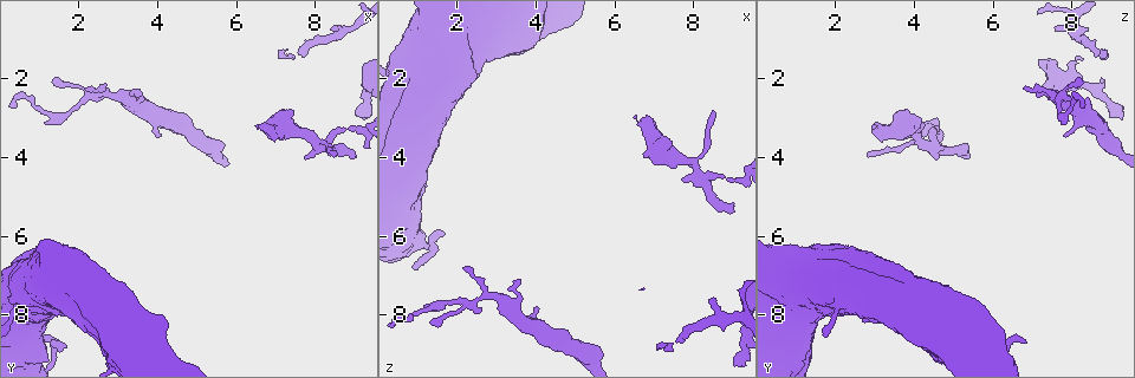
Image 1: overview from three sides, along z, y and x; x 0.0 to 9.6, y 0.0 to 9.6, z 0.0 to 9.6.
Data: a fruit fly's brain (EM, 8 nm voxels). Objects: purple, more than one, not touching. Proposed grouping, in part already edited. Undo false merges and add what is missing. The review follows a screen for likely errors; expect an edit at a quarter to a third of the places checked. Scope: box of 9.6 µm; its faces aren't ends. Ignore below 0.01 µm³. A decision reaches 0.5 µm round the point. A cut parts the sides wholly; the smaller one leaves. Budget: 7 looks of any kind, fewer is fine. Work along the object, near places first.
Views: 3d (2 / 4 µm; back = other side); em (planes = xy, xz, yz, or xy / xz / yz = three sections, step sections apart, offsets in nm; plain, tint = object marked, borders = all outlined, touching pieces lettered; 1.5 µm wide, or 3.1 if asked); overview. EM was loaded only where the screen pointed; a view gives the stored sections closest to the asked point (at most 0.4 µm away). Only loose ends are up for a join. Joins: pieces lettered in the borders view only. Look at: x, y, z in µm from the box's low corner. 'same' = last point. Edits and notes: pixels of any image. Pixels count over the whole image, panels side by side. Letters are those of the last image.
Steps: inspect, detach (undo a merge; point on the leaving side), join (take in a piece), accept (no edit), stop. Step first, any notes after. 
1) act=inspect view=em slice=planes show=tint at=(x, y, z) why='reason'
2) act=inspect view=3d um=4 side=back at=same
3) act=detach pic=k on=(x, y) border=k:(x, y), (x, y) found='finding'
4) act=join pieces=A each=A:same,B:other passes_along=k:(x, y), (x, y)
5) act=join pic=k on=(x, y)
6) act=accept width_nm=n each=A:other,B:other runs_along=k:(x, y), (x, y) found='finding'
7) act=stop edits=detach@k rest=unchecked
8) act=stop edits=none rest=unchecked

act=inspect view=em slice=xy step=4 show=borders at=(2.20, 2.25, 6.85) why='free end'

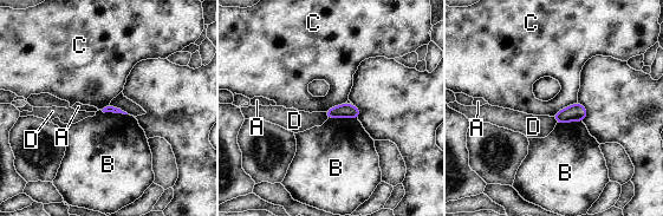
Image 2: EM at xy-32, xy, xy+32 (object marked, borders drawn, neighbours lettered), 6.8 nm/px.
act=inspect view=em slice=xz step=4 show=borders at=same

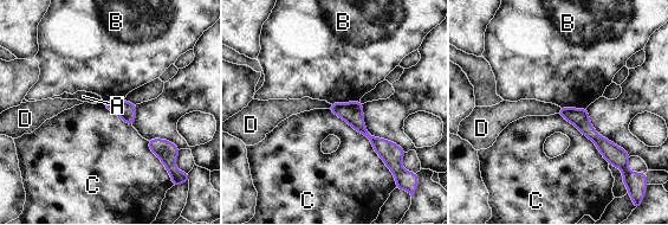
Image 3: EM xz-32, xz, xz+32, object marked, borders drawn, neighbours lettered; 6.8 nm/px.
act=accept width_nm=120 each=A:other,B:other,C:other,D:other runs_along=3:(334, 107), (382, 147), (395, 148) found='no lettered piece goes on from it'

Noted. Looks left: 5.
act=inspect view=3d um=4 at=(7.80, 4.05, 4.70) why='free end'

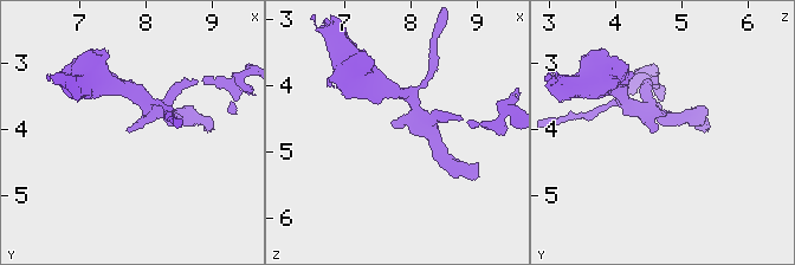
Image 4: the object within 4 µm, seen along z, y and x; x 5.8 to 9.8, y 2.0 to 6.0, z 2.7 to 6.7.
act=inspect view=em slice=xz step=8 show=tint at=(7.75, 4.00, 4.60) why='need the tissue'

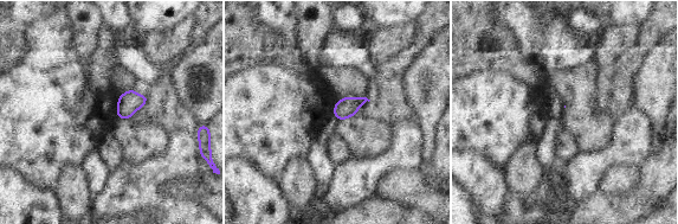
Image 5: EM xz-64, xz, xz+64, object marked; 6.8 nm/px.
act=inspect view=em slice=planes show=borders at=same why='another direction'

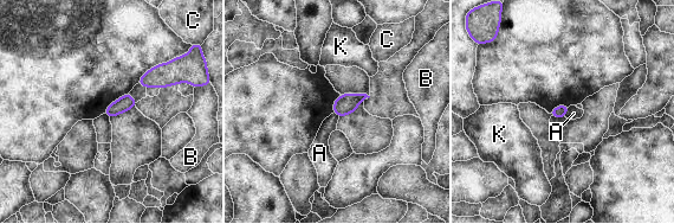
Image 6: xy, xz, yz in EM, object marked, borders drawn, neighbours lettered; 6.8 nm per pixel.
act=accept each=A:other,B:other,C:other,K:other found='none of them fits'

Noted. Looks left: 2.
act=inspect view=em slice=xz step=8 show=borders at=(0.90, 8.60, 6.75) why='thin end'

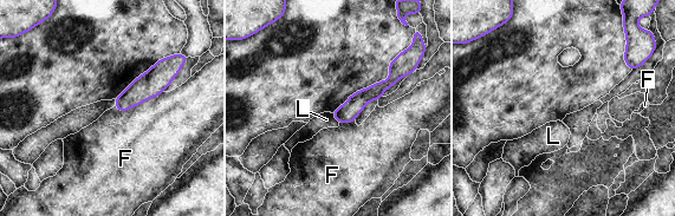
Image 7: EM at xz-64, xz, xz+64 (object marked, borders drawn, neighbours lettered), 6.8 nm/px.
act=inspect view=em slice=planes show=borders at=same

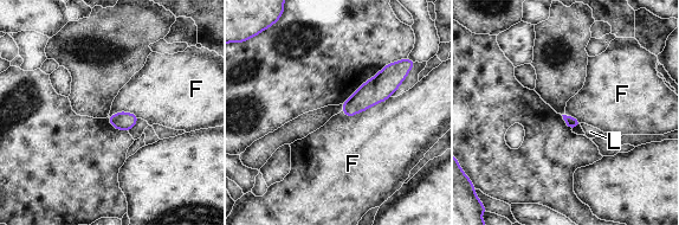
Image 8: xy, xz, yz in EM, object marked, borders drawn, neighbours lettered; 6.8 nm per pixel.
act=accept each=F:other,L:other border=8:(389, 96), (353, 115), (342, 111) found='none of them fits'

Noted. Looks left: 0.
act=stop edits=none rest=unchecked

